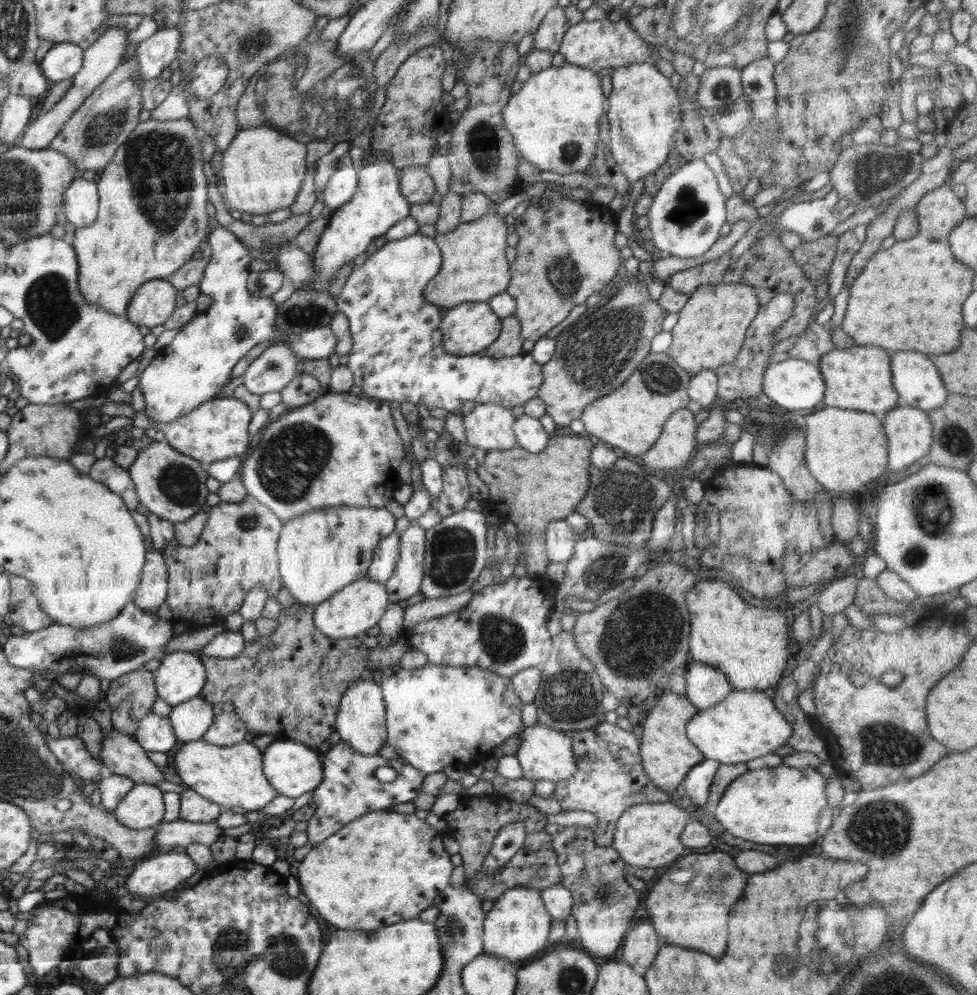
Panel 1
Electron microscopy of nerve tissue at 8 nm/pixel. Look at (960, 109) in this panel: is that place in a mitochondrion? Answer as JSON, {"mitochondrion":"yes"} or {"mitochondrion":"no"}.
{"mitochondrion":"no"}

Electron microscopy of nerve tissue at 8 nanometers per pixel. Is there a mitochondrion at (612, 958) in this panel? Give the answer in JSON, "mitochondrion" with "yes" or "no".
{"mitochondrion":"no"}

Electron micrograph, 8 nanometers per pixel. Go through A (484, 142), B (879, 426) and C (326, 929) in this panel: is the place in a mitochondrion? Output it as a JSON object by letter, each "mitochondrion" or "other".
{"A":"mitochondrion","B":"other","C":"other"}

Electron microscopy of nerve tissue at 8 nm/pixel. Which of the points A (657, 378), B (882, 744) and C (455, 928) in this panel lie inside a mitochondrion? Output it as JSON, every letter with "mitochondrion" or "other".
{"A":"mitochondrion","B":"mitochondrion","C":"mitochondrion"}

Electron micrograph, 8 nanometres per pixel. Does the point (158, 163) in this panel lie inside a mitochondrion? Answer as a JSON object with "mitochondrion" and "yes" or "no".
{"mitochondrion":"yes"}

